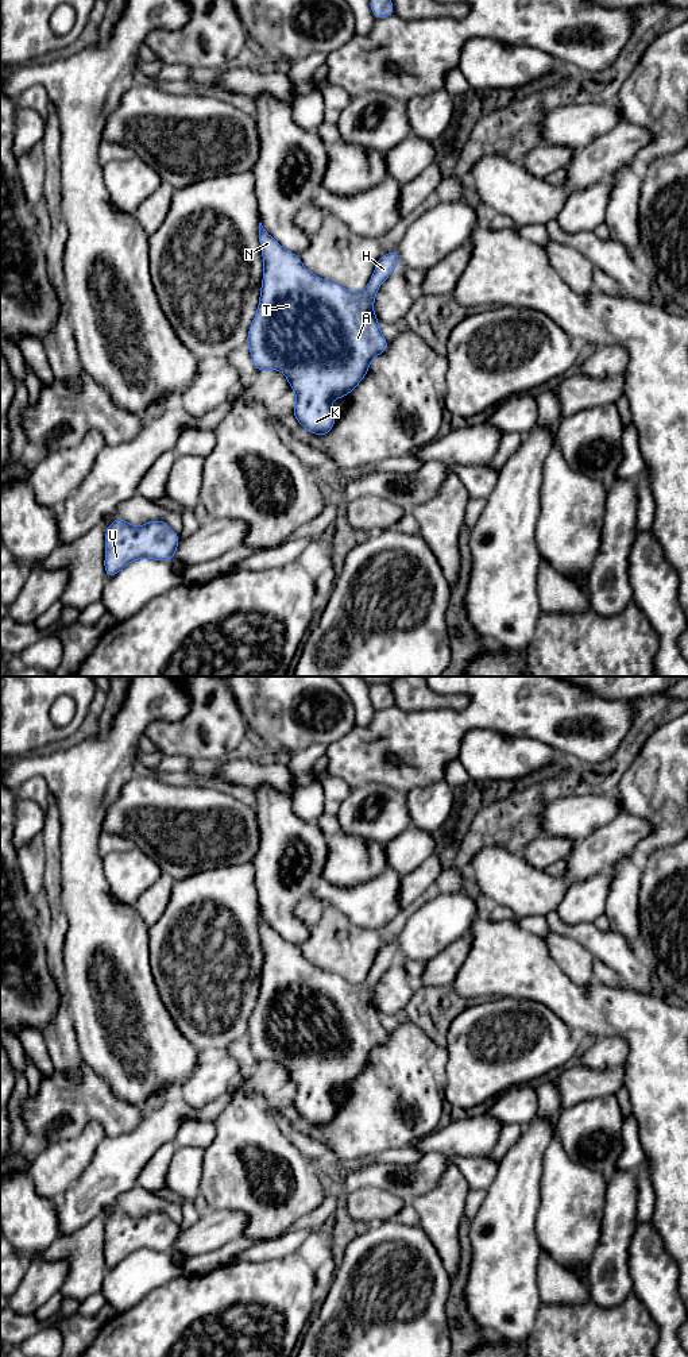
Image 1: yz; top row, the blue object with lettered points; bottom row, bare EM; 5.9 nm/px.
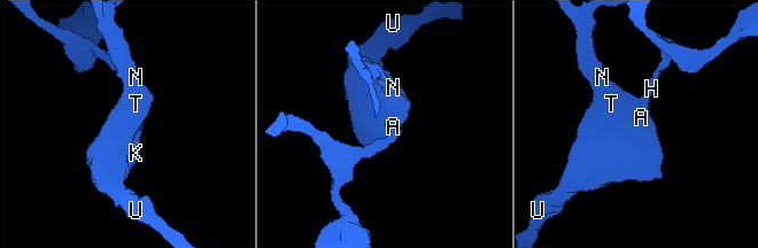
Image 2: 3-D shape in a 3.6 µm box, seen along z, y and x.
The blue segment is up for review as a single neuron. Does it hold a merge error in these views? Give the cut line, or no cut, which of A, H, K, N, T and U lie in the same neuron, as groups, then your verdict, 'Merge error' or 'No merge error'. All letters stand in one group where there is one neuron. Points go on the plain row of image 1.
No split. Groups: A H K N T U. No merge error

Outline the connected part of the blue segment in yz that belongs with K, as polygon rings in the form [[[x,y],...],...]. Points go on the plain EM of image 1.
[[[259,914],[263,971],[259,996],[248,1019],[247,1037],[255,1064],[279,1061],[297,1086],[293,1106],[306,1123],[325,1127],[336,1113],[333,1090],[345,1090],[367,1067],[371,1052],[387,1042],[389,1033],[374,1003],[380,976],[399,956],[398,940],[390,941],[375,956],[362,983],[349,983],[337,974],[308,961],[298,945],[286,941]]]

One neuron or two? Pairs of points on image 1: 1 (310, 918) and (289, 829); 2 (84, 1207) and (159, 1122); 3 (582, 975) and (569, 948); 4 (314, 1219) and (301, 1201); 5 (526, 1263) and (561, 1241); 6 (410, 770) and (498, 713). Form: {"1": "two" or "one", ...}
{"1": "two", "2": "one", "3": "one", "4": "two", "5": "two", "6": "one"}

